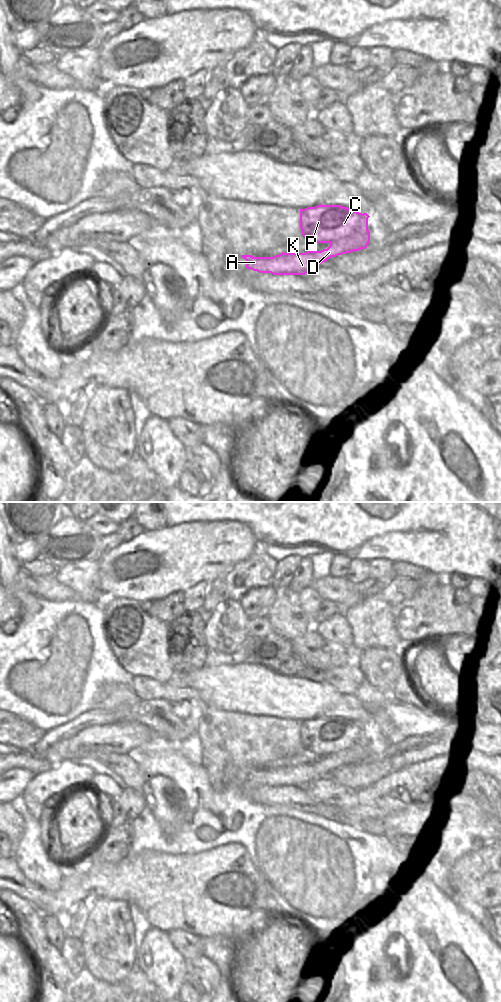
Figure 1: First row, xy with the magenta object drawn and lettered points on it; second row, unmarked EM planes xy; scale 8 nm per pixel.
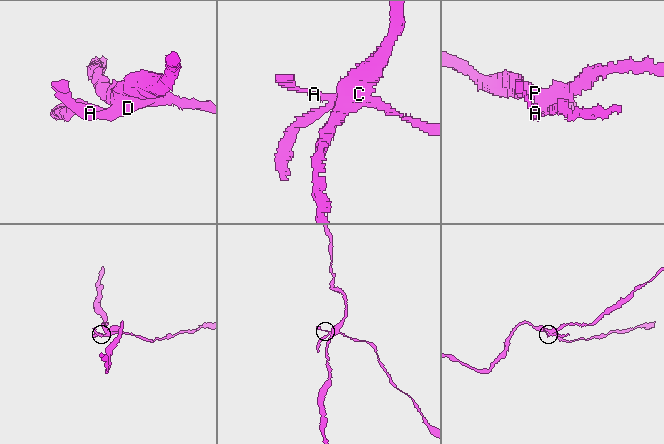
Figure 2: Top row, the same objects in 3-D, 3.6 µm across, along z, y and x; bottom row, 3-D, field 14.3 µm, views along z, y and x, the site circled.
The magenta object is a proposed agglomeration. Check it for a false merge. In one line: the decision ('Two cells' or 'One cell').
Two cells.

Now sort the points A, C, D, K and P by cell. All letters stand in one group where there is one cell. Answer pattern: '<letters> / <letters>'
A D K / C P

